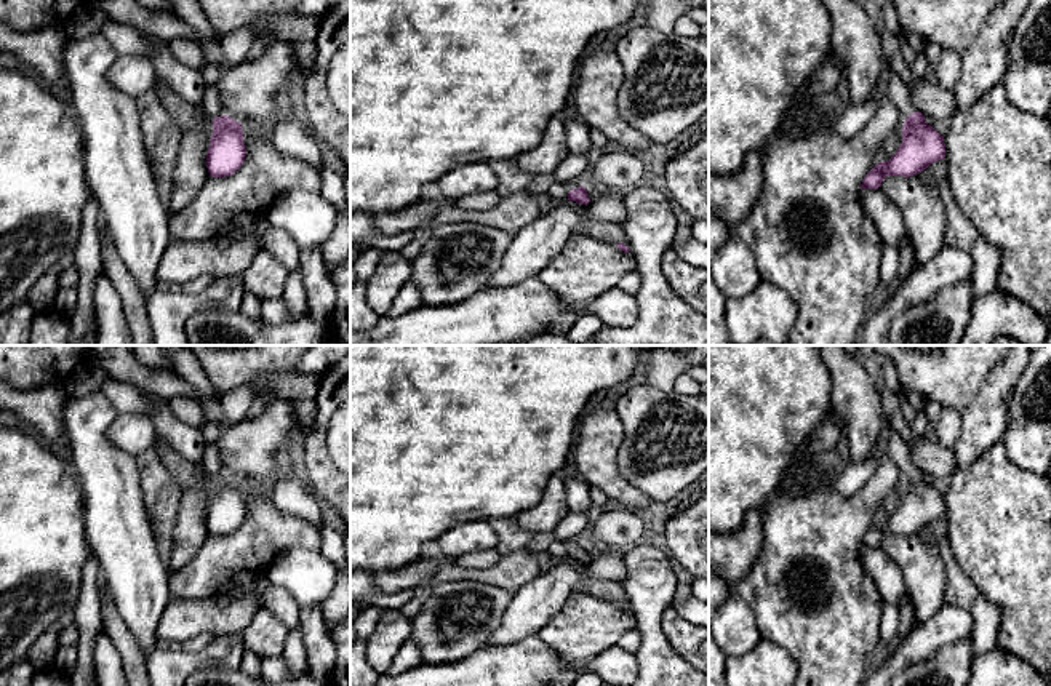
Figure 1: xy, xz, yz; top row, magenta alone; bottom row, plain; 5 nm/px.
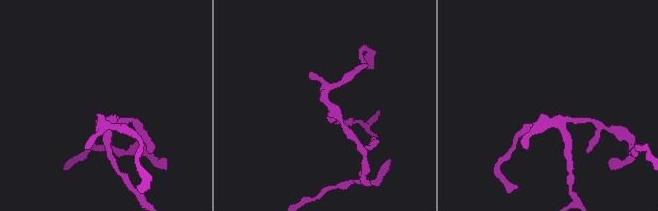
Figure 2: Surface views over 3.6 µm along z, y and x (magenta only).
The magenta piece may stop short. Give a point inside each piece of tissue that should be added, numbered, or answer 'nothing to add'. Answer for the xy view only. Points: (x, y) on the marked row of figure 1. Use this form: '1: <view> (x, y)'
1: xy (211, 101)

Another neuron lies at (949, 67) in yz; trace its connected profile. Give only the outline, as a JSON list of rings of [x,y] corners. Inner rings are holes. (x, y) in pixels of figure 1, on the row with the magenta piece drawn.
[[[942,50],[937,64],[934,66],[937,85],[945,90],[953,90],[963,70],[963,56],[953,50]]]

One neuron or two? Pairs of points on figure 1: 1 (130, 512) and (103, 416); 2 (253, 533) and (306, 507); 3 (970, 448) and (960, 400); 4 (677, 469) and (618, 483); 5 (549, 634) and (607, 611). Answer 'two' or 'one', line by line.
1: one
2: two
3: two
4: two
5: one

